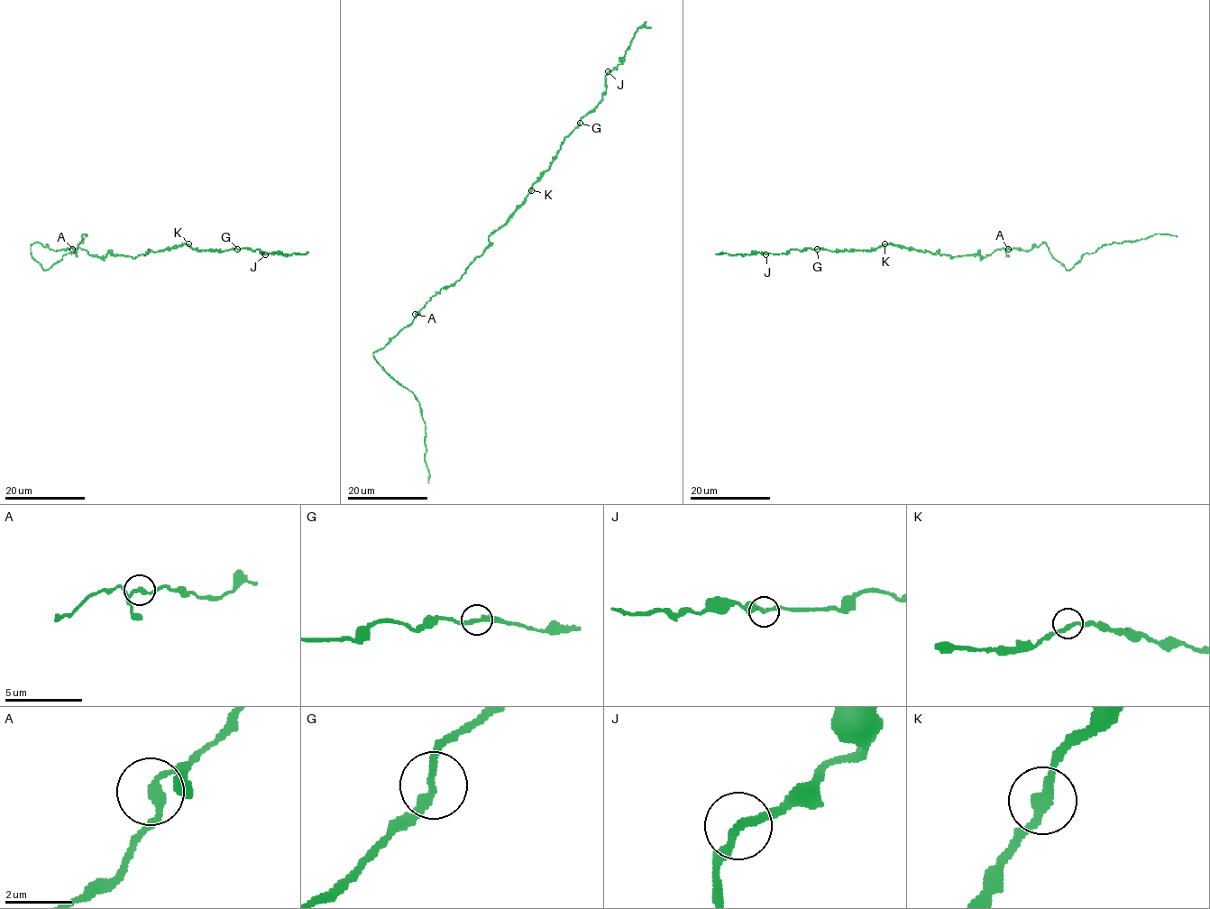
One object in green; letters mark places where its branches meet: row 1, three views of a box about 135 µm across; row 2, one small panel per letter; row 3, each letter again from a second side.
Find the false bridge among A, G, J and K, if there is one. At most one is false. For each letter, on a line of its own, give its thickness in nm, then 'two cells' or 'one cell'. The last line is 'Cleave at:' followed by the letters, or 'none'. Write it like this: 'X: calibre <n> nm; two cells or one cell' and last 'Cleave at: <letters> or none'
A: calibre 240 nm; one cell
G: calibre 260 nm; one cell
J: calibre 240 nm; one cell
K: calibre 260 nm; one cell
Cleave at: none

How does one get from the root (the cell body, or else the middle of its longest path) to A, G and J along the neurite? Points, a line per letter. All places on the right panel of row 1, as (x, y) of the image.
A: (957, 255), (979, 253), (985, 258), (999, 249), (1008, 249)
G: (957, 255), (951, 258), (891, 243), (867, 251), (831, 252), (817, 249)
J: (957, 255), (951, 258), (891, 243), (867, 251), (790, 249), (785, 253), (766, 254)

